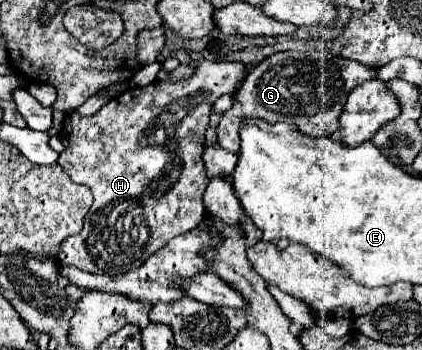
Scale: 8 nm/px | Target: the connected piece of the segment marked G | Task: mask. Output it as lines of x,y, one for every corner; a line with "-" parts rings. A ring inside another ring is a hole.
277,52
247,74
233,96
233,106
219,120
217,142
227,152
239,154
239,130
247,118
287,122
305,136
331,136
339,128
337,118
349,92
371,78
375,78
375,70
329,52

